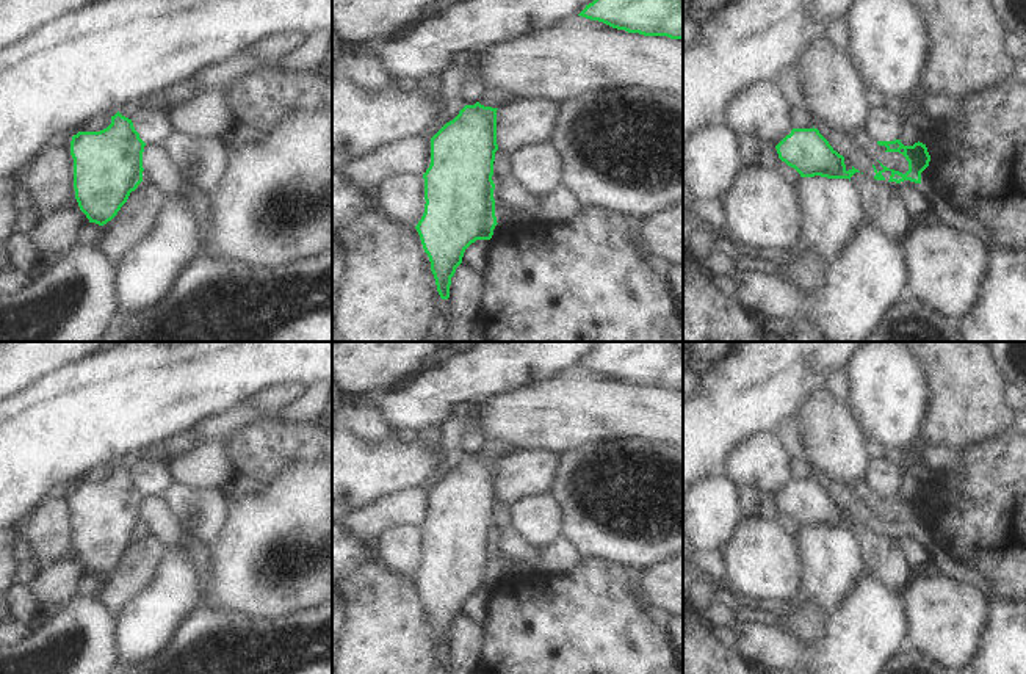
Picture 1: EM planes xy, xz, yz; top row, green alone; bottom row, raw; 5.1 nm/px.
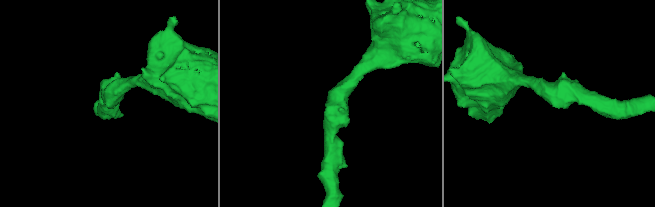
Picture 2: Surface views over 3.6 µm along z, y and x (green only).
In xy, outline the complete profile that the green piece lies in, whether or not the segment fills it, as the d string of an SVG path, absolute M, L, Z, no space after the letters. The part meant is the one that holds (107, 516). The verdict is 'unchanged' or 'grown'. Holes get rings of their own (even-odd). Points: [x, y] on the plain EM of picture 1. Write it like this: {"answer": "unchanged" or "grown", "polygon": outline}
{"answer": "unchanged", "polygon": "M119 462L100 483L78 483L70 492L74 541L89 574L111 572L143 533L146 494Z"}

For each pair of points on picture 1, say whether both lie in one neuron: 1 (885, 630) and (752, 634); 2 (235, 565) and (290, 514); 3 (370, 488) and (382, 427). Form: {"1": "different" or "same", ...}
{"1": "same", "2": "same", "3": "different"}

